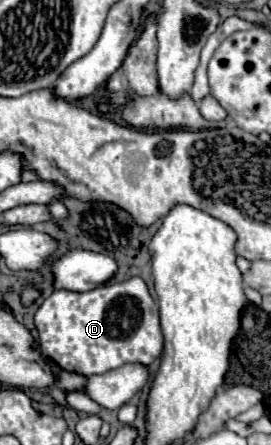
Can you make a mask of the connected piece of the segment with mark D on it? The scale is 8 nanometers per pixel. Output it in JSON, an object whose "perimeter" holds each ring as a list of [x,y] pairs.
{"perimeter":[[[140,277],[122,283],[104,283],[84,293],[54,291],[36,311],[34,323],[40,333],[42,353],[58,367],[86,377],[126,363],[150,365],[164,349],[158,305]]]}

